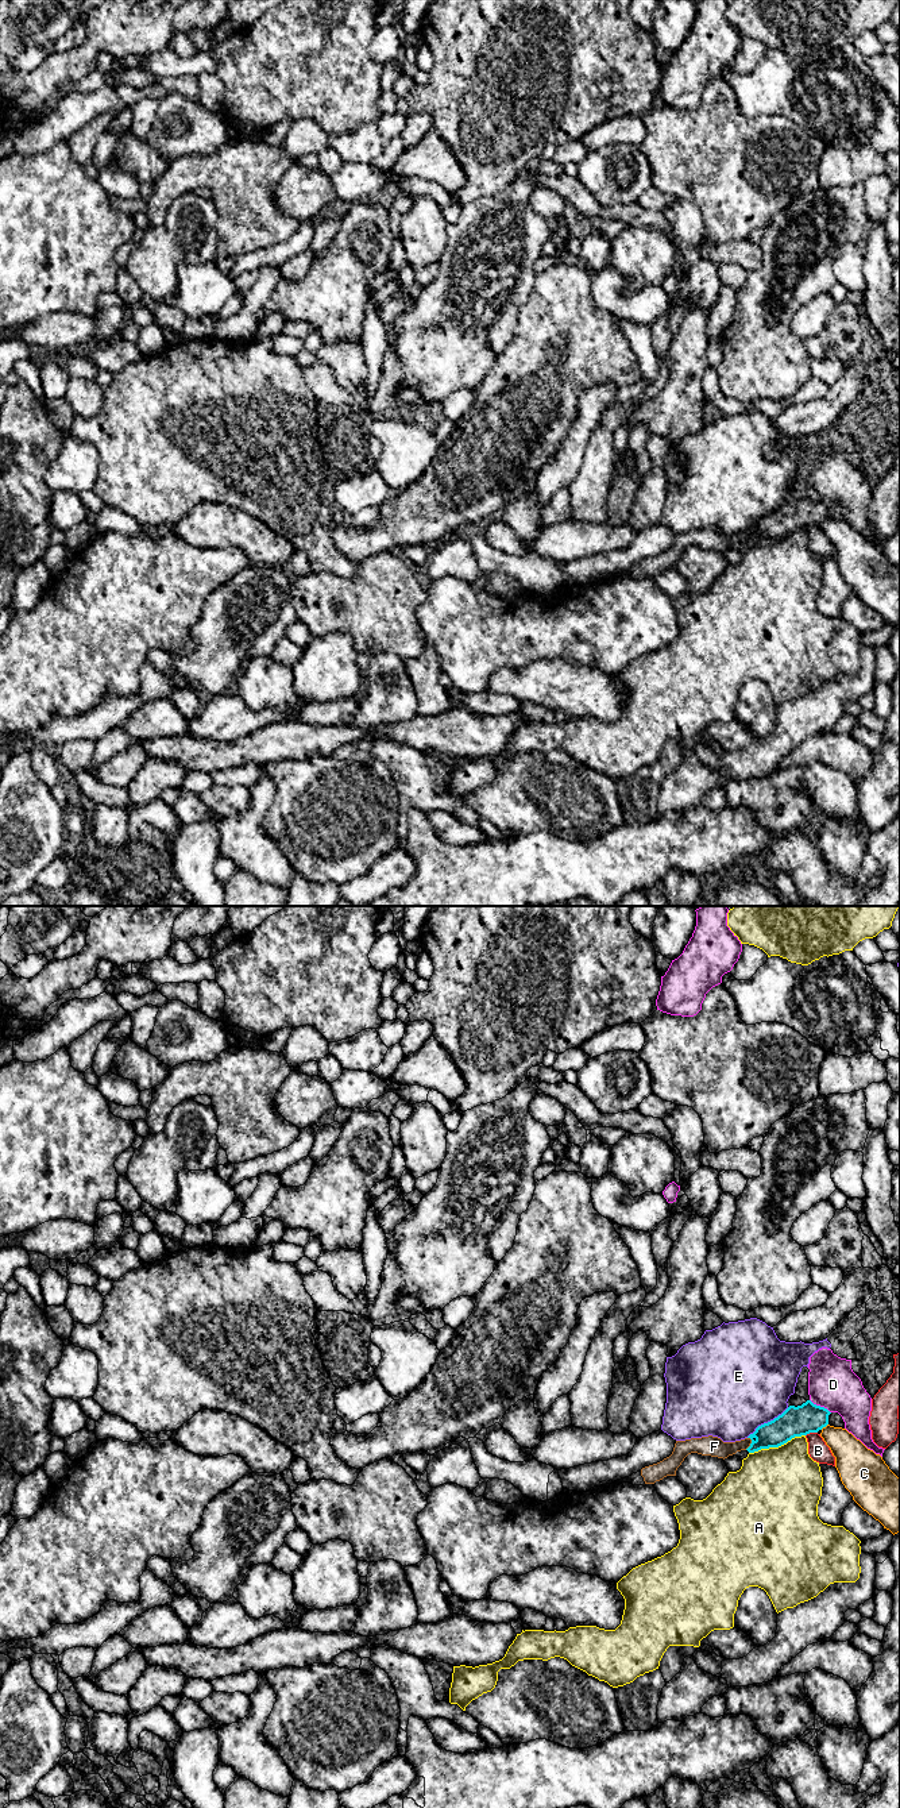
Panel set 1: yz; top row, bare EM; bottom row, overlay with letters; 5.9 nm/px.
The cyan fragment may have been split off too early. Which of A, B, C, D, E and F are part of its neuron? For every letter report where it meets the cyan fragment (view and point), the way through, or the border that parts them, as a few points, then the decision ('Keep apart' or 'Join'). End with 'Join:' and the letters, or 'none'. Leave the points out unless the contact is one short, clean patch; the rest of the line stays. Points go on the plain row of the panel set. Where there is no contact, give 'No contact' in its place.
A: Touches cyan at yz (776, 539). Keep apart
B: Touches cyan at yz (811, 524). Keep apart
C: Touches cyan at yz (823, 519). Boundary: yz (827, 516), (821, 521). Keep apart
D: Touches cyan at yz (819, 498). Keep apart
E: Touches cyan at yz (768, 515). Keep apart
F: Touches cyan at yz (750, 536). Boundary: yz (749, 529), (750, 536), (745, 542). Keep apart
Join: none

